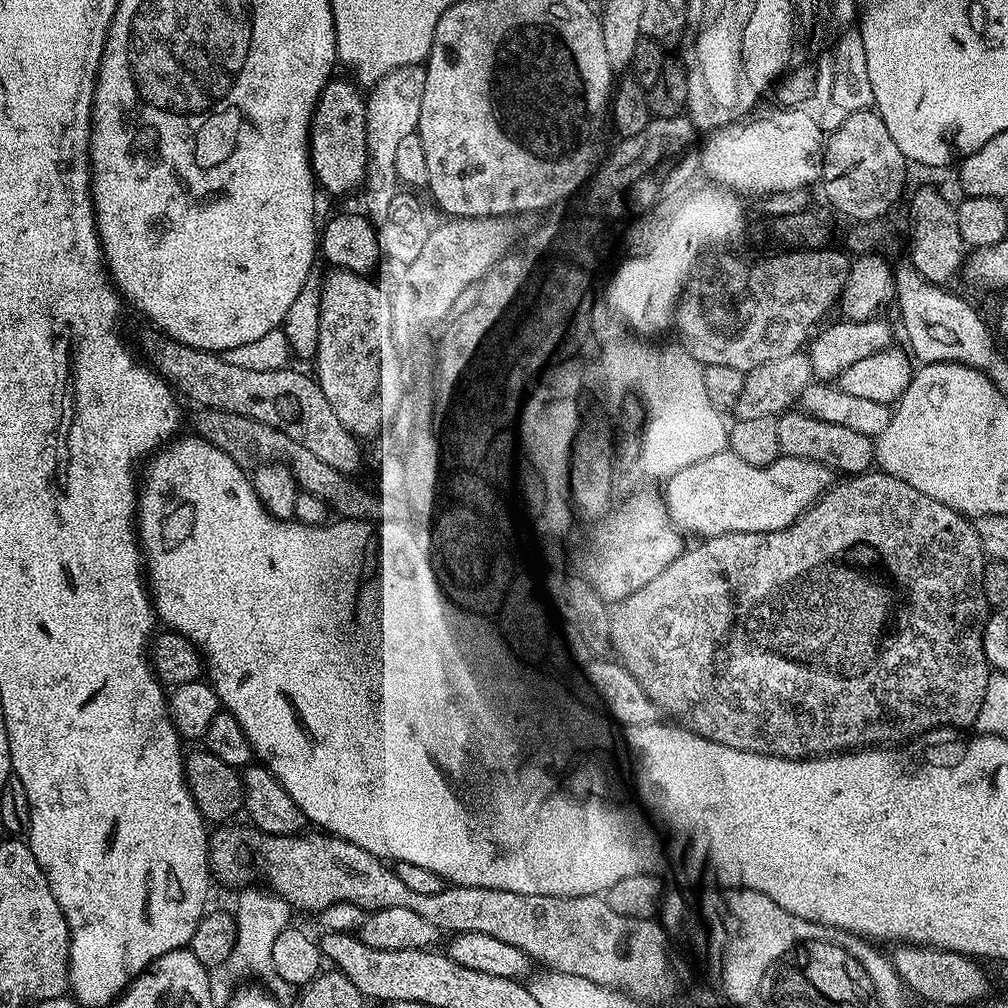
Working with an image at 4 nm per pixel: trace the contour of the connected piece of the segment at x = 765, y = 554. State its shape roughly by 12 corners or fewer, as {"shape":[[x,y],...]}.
{"shape":[[879,470],[615,605],[665,717],[975,725],[975,523]]}

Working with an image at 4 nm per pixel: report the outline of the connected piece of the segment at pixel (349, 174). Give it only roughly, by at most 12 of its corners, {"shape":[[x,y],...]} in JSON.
{"shape":[[329,80],[308,131],[317,185],[359,189],[369,169],[366,96]]}

